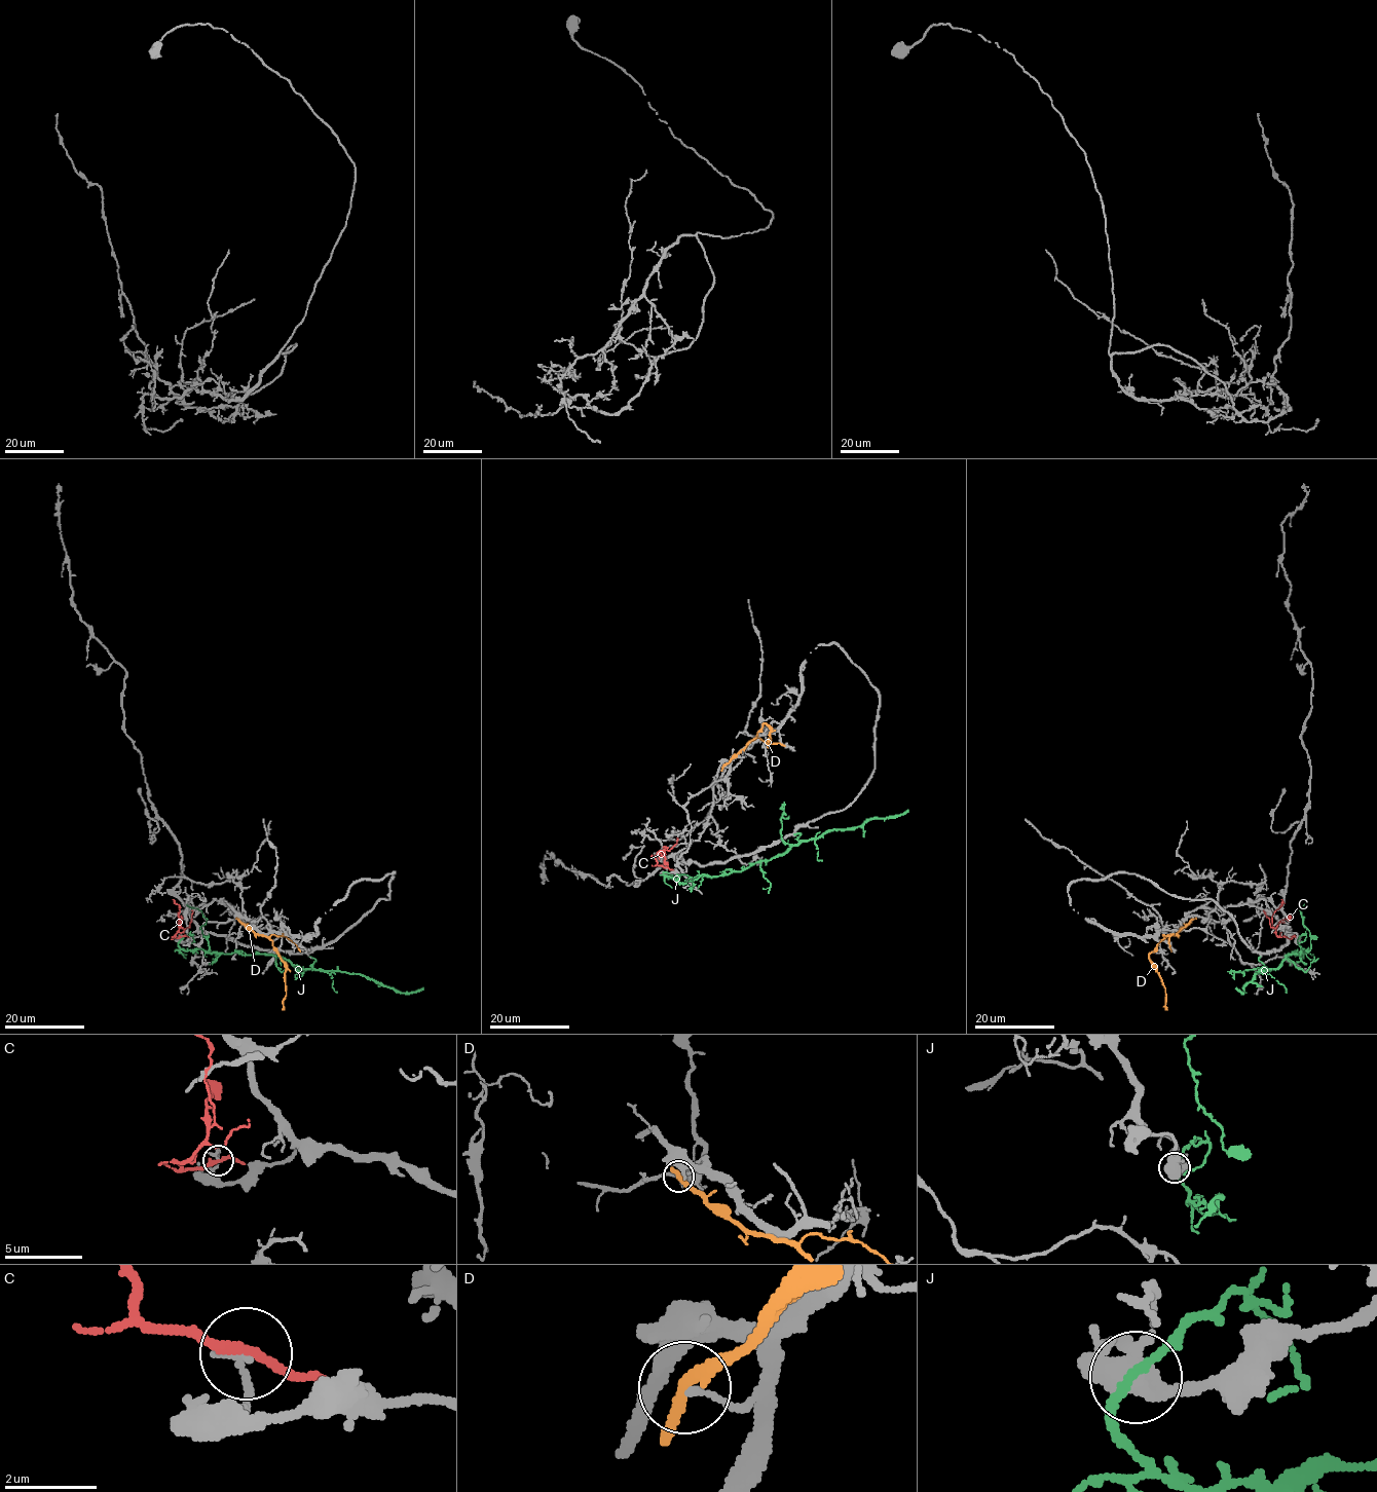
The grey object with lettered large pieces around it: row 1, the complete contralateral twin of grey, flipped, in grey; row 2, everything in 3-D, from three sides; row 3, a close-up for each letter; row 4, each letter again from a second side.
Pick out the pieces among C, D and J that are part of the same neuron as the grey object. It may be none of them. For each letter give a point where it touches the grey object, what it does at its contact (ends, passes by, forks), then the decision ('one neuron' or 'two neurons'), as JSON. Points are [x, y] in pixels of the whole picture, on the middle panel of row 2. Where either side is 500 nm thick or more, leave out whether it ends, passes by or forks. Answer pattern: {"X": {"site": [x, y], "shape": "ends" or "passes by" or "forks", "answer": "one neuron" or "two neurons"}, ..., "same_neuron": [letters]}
{"C": {"site": [666, 867], "shape": "passes by", "answer": "two neurons"}, "D": {"site": [723, 766], "shape": "passes by", "answer": "two neurons"}, "J": {"site": [665, 871], "shape": "passes by", "answer": "two neurons"}, "same_neuron": []}

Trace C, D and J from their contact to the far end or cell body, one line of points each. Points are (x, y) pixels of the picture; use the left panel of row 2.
C: (182, 936), (171, 936), (181, 925), (180, 906), (173, 899)
D: (237, 919), (256, 933), (266, 935), (286, 968), (284, 1009)
J: (180, 941), (178, 945), (187, 950), (280, 956), (302, 968), (360, 973), (401, 993), (423, 989)

